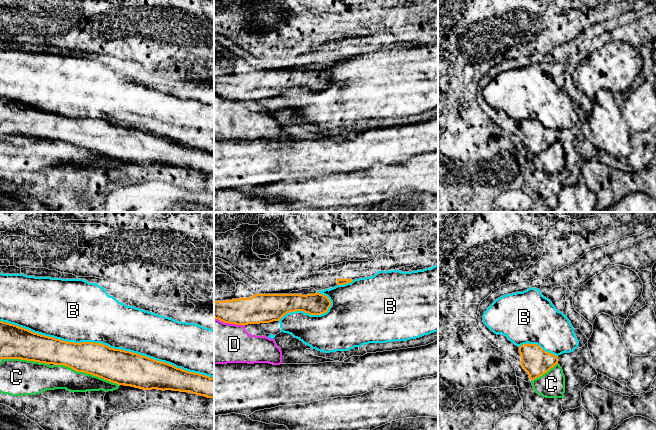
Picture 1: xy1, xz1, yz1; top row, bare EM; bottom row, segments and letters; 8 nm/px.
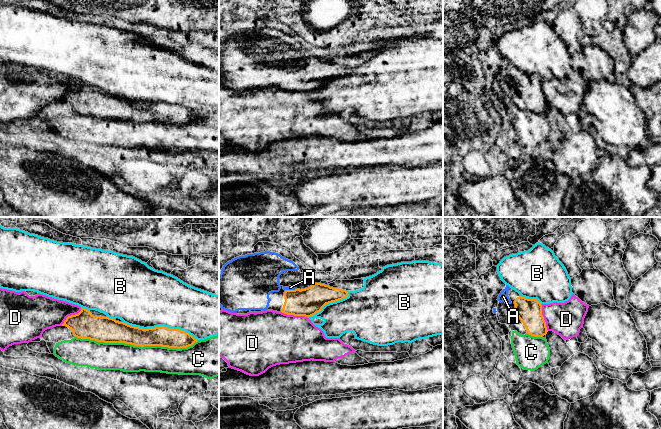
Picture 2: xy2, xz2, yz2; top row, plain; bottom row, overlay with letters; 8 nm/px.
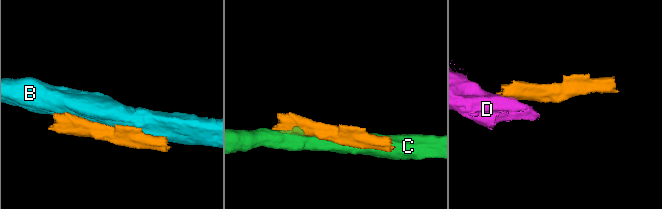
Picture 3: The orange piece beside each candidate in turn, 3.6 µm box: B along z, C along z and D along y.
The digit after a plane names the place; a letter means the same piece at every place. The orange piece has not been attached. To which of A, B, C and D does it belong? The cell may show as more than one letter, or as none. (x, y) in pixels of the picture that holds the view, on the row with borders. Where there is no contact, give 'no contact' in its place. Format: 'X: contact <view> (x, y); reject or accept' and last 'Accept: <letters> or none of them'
A: contact xz2 (290, 290); accept
B: contact xy1 (105, 345); reject
C: contact xy2 (136, 345); reject
D: contact xz2 (295, 315); reject
Accept: A

